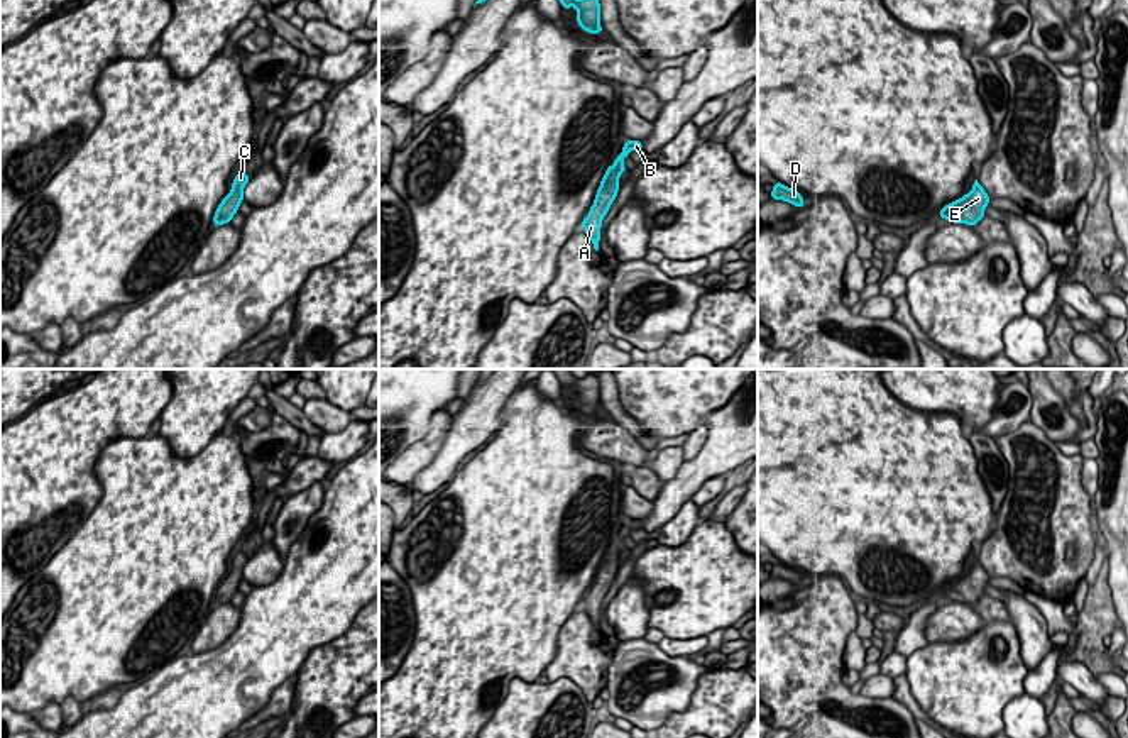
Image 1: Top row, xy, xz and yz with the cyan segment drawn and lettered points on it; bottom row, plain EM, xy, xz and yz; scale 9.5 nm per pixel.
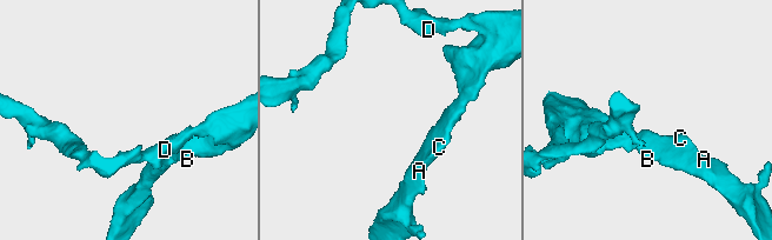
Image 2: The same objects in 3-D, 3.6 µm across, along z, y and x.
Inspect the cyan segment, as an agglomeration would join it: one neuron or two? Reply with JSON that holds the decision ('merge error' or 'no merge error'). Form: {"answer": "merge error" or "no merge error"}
{"answer": "no merge error"}

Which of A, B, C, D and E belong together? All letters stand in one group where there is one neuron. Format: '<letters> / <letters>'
A B C D E

